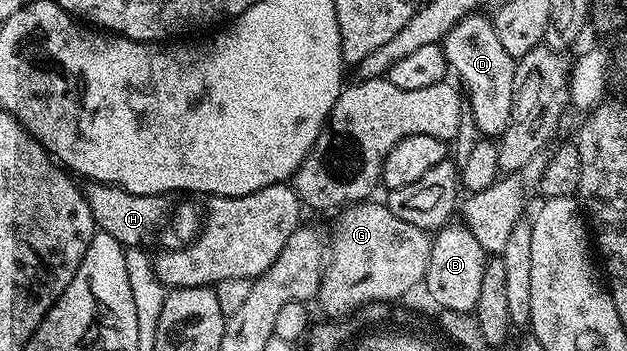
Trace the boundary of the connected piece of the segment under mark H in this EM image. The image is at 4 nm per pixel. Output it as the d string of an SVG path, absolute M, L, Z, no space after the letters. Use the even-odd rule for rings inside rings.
M90 181L84 183L83 193L87 208L91 208L94 227L107 232L107 236L115 236L123 247L150 248L158 245L167 250L182 250L201 233L203 210L192 202L194 199L188 193L132 194L118 186Z

